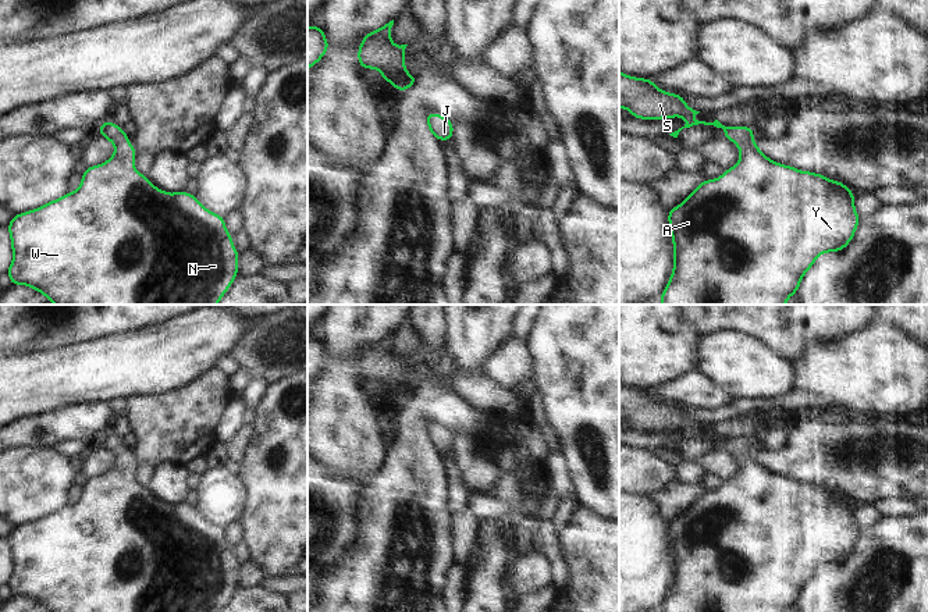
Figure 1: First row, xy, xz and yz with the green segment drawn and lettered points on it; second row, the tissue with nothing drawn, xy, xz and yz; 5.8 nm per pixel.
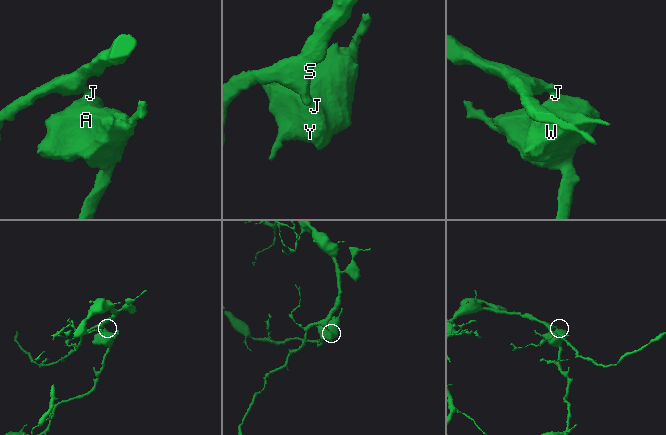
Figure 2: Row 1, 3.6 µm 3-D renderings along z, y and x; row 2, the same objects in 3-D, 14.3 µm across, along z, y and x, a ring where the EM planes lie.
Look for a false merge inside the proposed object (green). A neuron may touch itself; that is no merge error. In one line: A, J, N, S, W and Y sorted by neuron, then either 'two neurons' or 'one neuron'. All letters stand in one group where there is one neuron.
A J N S W Y; one neuron

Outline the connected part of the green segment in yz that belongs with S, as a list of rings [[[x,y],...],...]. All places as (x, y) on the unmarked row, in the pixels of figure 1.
[[[619,382],[619,420],[626,420],[626,421],[629,421],[629,423],[630,423],[630,426],[632,426],[632,428],[633,428],[633,430],[640,430],[640,431],[650,431],[650,433],[657,433],[657,431],[662,431],[662,430],[675,430],[675,428],[683,428],[683,430],[685,430],[685,431],[686,431],[686,435],[685,435],[685,437],[683,437],[683,438],[682,438],[682,440],[679,440],[679,441],[678,441],[678,442],[675,442],[675,444],[672,444],[672,445],[669,445],[669,446],[671,446],[671,448],[673,448],[673,449],[678,449],[678,446],[679,446],[679,444],[680,444],[680,442],[682,442],[682,441],[683,441],[683,440],[690,440],[690,438],[693,438],[693,437],[698,437],[698,435],[704,435],[704,437],[714,437],[714,438],[717,438],[717,440],[722,440],[722,441],[723,441],[723,442],[725,442],[725,445],[723,445],[723,448],[722,448],[722,449],[726,449],[726,451],[729,451],[729,452],[732,452],[732,453],[733,453],[733,455],[735,455],[735,456],[736,456],[736,459],[737,459],[737,460],[739,460],[739,462],[740,462],[740,470],[739,470],[739,473],[737,473],[737,474],[736,474],[736,476],[735,476],[735,477],[733,477],[733,478],[730,478],[730,480],[729,480],[729,481],[725,481],[725,483],[723,483],[723,485],[722,485],[722,487],[721,487],[721,488],[718,488],[718,490],[717,490],[717,491],[704,491],[704,492],[703,492],[703,494],[701,494],[701,495],[700,495],[700,497],[698,497],[698,498],[697,498],[697,499],[696,499],[696,501],[694,501],[694,502],[693,502],[693,504],[691,504],[691,505],[690,505],[690,506],[689,506],[689,508],[687,508],[687,509],[686,509],[686,510],[685,510],[685,512],[683,512],[683,513],[682,513],[682,515],[680,515],[680,516],[679,516],[679,517],[676,517],[676,519],[673,519],[673,520],[669,520],[669,522],[668,522],[668,534],[669,534],[669,541],[671,541],[671,548],[672,548],[672,555],[673,555],[673,581],[672,581],[672,586],[671,586],[671,588],[669,588],[669,593],[668,593],[668,595],[666,595],[666,598],[665,598],[665,601],[664,601],[664,602],[662,602],[662,605],[661,605],[661,608],[659,608],[659,612],[787,612],[787,611],[789,611],[789,609],[790,609],[790,608],[793,608],[793,606],[794,606],[794,605],[797,605],[797,602],[799,602],[799,598],[800,598],[800,595],[801,595],[801,590],[803,590],[803,588],[804,588],[804,587],[806,587],[806,584],[807,584],[807,583],[808,583],[808,581],[810,581],[810,580],[811,580],[811,579],[813,579],[813,576],[814,576],[814,574],[815,574],[815,572],[817,572],[817,569],[818,569],[818,567],[821,567],[821,566],[824,566],[824,565],[828,565],[828,563],[840,563],[840,562],[843,562],[843,561],[845,561],[845,559],[846,559],[846,558],[847,558],[847,556],[849,556],[849,555],[850,555],[850,554],[851,554],[851,551],[853,551],[853,548],[854,548],[854,545],[856,545],[856,541],[857,541],[857,538],[858,538],[858,536],[860,536],[860,529],[858,529],[858,526],[857,526],[857,523],[856,523],[856,519],[854,519],[854,508],[856,508],[856,505],[853,505],[853,504],[851,504],[851,502],[850,502],[850,501],[849,501],[849,499],[847,499],[847,498],[846,498],[846,497],[845,497],[845,495],[843,495],[843,494],[839,494],[839,492],[832,492],[832,491],[829,491],[829,490],[826,490],[826,488],[825,488],[825,487],[822,487],[822,485],[815,485],[815,484],[811,484],[811,483],[800,483],[800,481],[799,481],[799,480],[794,480],[794,478],[792,478],[792,477],[785,477],[785,476],[781,476],[781,474],[776,474],[776,473],[774,473],[774,472],[771,472],[771,470],[768,470],[768,469],[767,469],[767,467],[765,467],[765,466],[764,466],[764,465],[762,465],[762,463],[761,463],[761,462],[760,462],[760,460],[758,460],[758,458],[757,458],[757,455],[755,455],[755,453],[754,453],[754,445],[753,445],[753,438],[737,438],[737,440],[733,440],[733,438],[725,438],[725,437],[722,437],[722,435],[721,435],[721,434],[719,434],[719,433],[718,433],[718,431],[715,431],[715,433],[714,433],[714,434],[705,434],[705,433],[698,433],[698,431],[694,431],[694,430],[693,430],[693,428],[694,428],[694,427],[696,427],[696,426],[698,426],[698,424],[700,424],[700,423],[696,423],[696,421],[693,421],[693,420],[691,420],[691,419],[689,419],[689,417],[687,417],[687,416],[686,416],[686,414],[685,414],[685,409],[683,409],[683,408],[682,408],[682,406],[675,406],[675,405],[671,405],[671,403],[664,403],[664,402],[661,402],[661,401],[659,401],[659,399],[658,399],[658,398],[657,398],[657,396],[655,396],[655,394],[653,394],[653,392],[651,392],[651,391],[647,391],[647,389],[636,389],[636,388],[630,388],[630,387],[626,387],[626,385],[623,385],[623,384],[621,384],[621,382]]]

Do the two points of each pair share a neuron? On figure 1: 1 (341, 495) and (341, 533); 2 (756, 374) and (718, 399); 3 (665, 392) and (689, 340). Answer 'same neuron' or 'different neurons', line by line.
1: same neuron
2: different neurons
3: different neurons

